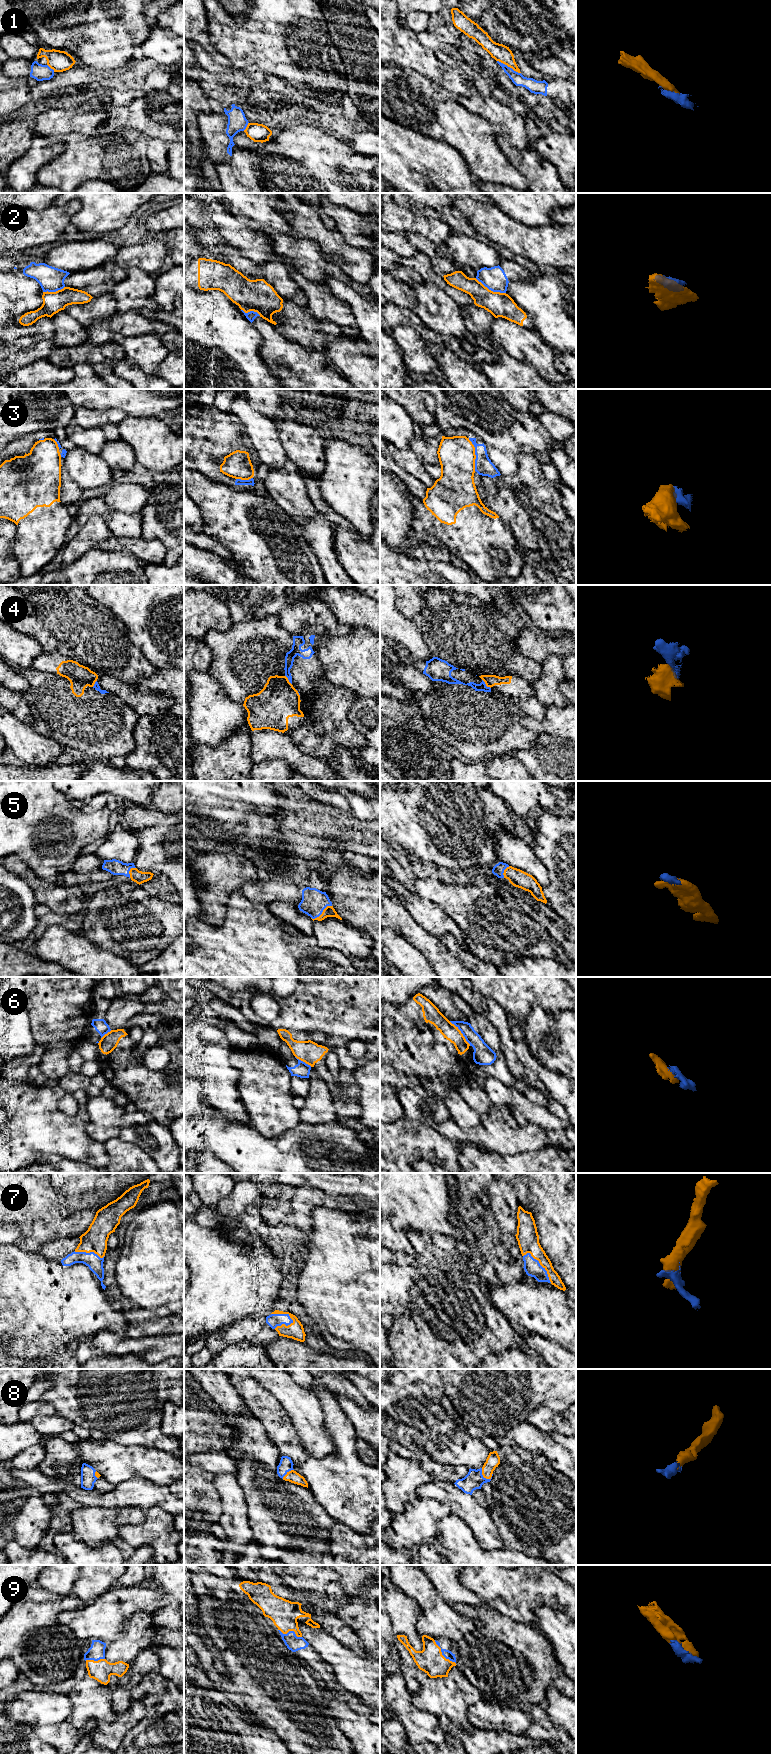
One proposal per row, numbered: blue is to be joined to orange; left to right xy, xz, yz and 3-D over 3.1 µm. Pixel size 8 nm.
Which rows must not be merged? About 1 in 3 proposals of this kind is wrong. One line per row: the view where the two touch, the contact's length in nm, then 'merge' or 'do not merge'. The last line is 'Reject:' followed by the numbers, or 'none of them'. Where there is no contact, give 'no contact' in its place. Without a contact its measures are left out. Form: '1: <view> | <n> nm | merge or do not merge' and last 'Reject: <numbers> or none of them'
1: yz | 220 nm | do not merge
2: yz | 280 nm | do not merge
3: yz | 280 nm | do not merge
4: yz | 100 nm | do not merge
5: xz | 200 nm | merge
6: yz | 260 nm | do not merge
7: xz | 200 nm | merge
8: yz | 120 nm | merge
9: yz | 260 nm | merge
Reject: 1, 2, 3, 4, 6

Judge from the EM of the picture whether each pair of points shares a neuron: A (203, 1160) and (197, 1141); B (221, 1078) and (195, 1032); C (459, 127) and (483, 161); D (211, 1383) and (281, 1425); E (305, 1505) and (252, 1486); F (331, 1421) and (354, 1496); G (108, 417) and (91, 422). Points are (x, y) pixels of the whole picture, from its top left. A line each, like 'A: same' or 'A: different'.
A: different
B: same
C: same
D: different
E: same
F: same
G: same

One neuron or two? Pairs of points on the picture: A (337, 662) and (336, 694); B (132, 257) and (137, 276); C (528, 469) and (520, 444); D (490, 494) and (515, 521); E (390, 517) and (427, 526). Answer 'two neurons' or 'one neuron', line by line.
A: two neurons
B: two neurons
C: two neurons
D: one neuron
E: two neurons

